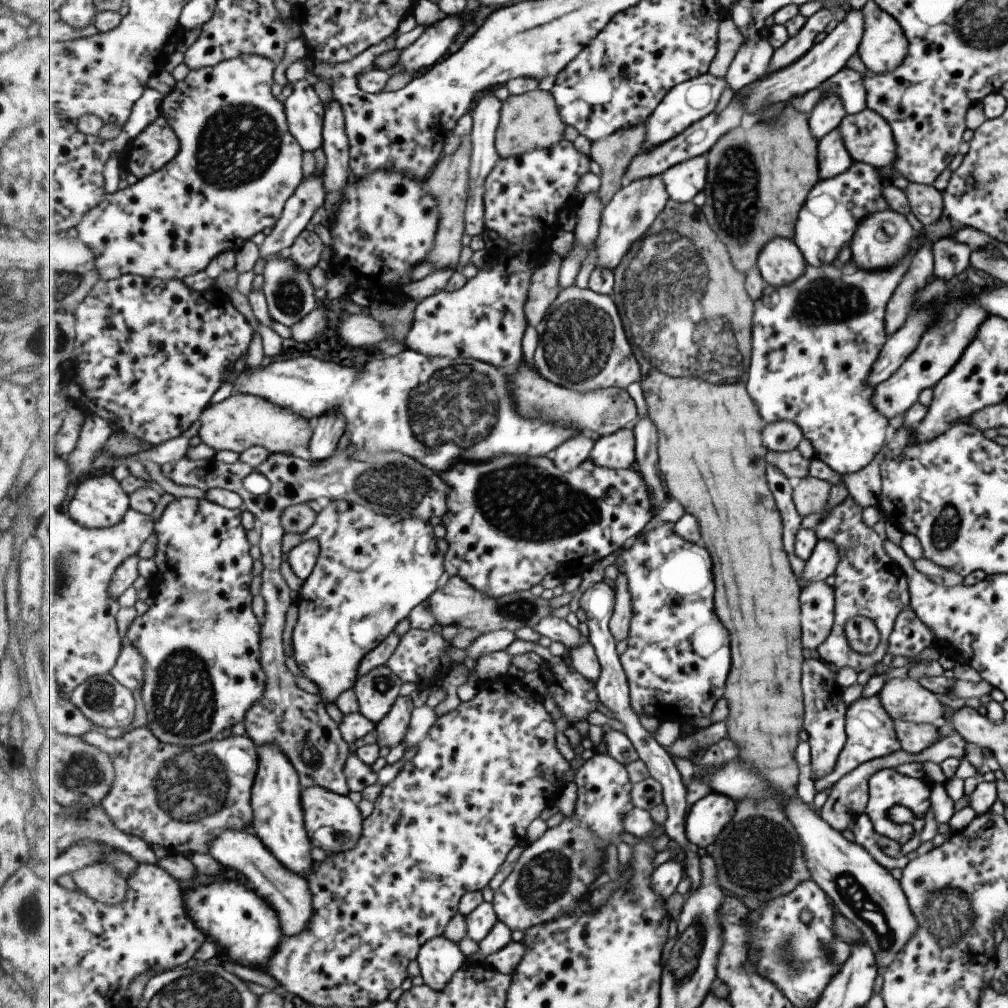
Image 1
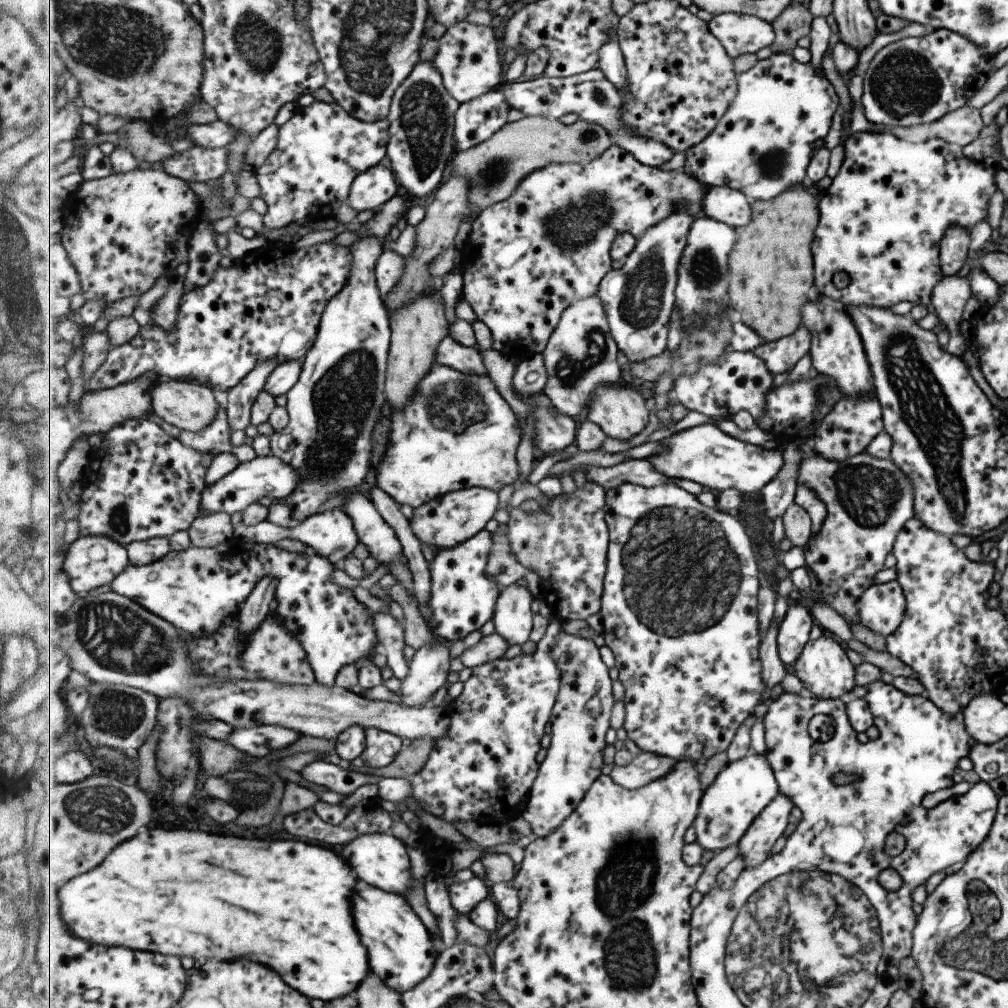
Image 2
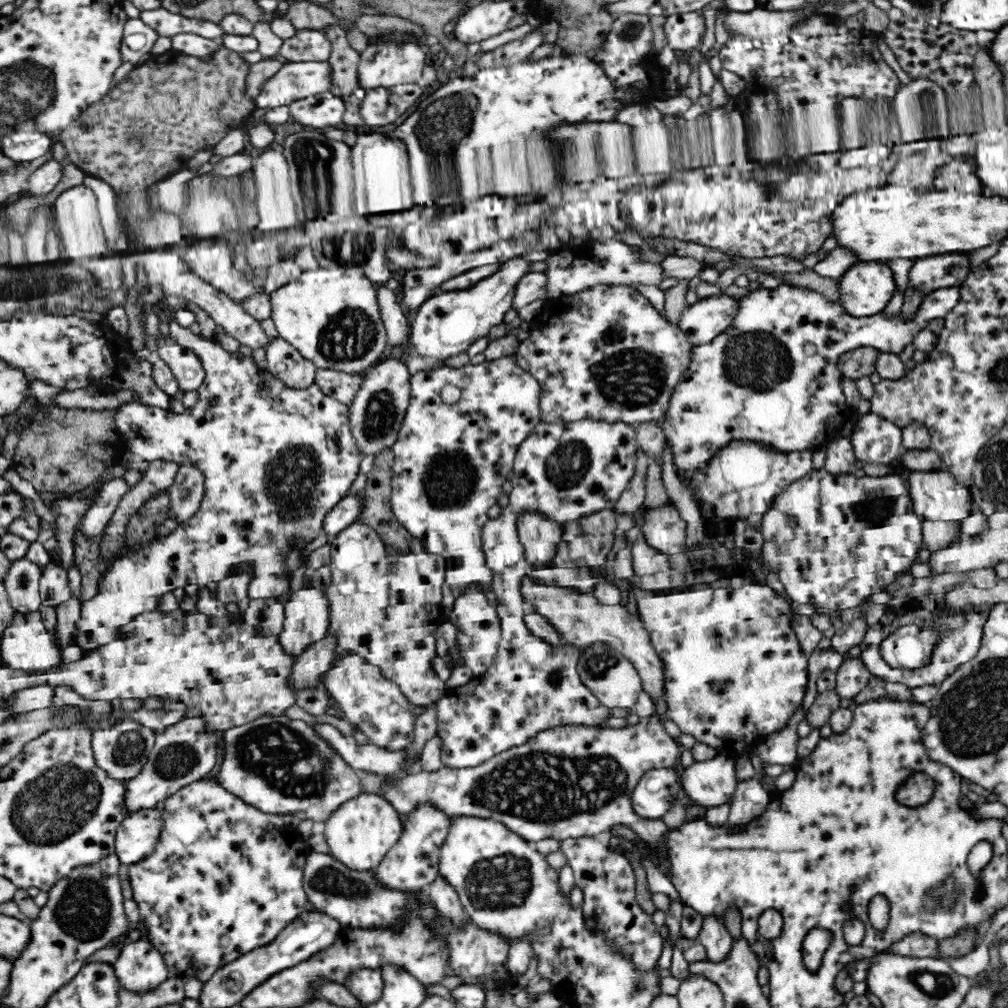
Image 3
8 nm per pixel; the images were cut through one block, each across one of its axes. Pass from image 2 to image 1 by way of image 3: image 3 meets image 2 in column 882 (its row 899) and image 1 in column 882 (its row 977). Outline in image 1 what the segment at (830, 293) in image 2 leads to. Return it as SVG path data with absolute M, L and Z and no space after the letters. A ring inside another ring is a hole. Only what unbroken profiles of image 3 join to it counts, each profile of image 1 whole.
M853 161L842 175L820 179L815 192L807 196L806 207L800 213L794 242L802 250L807 265L814 268L827 267L837 262L843 246L850 245L857 226L871 214L889 209L881 196L884 183L880 172L861 161Z

